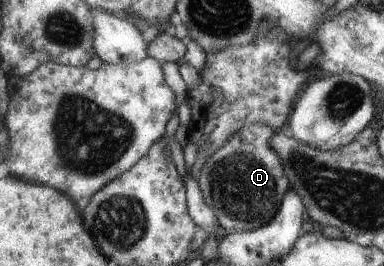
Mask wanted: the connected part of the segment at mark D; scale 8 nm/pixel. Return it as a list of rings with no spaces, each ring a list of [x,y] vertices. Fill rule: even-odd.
[[[254,123],[235,133],[202,168],[198,184],[204,200],[217,216],[222,229],[231,233],[252,231],[268,224],[285,199],[291,180],[280,153],[273,147],[276,131],[267,124]]]

